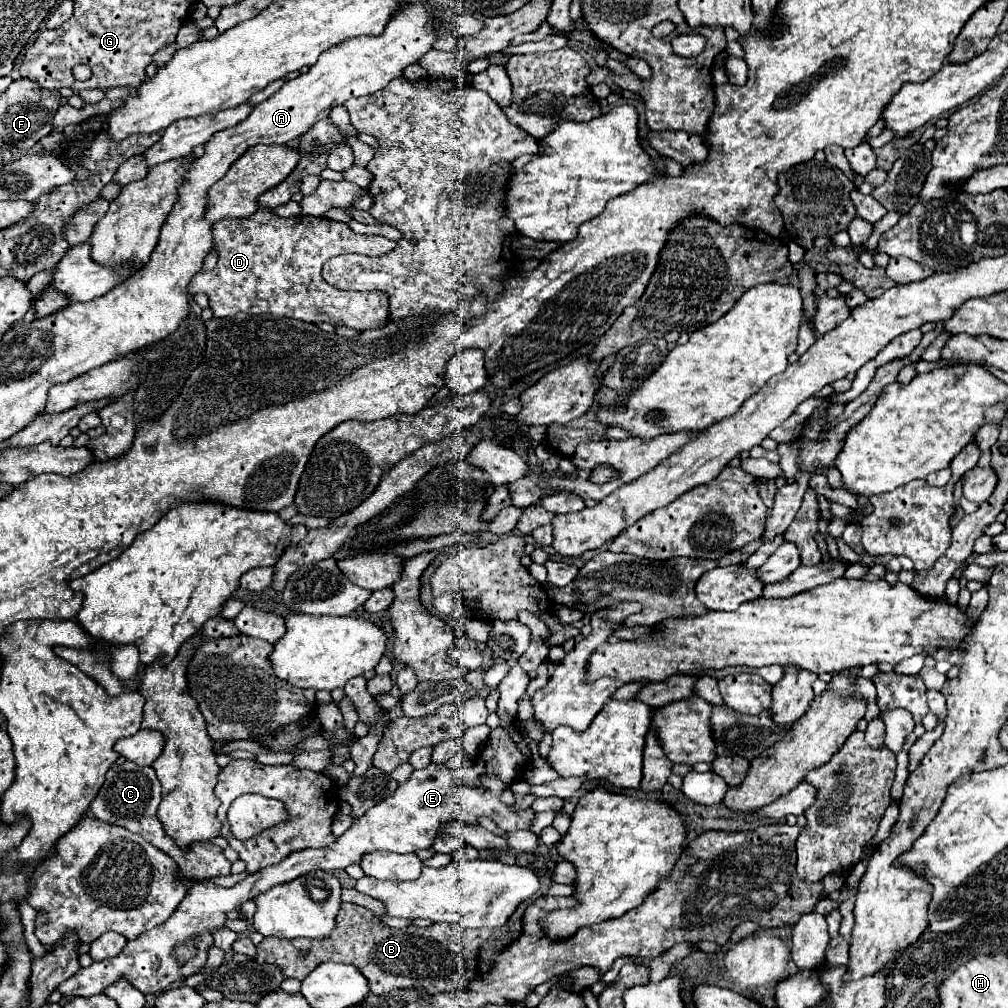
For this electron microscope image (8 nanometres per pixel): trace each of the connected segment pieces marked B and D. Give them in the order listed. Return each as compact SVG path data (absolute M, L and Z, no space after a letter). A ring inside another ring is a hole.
M341 903L337 915L337 927L327 939L275 939L265 937L257 945L255 961L259 963L277 963L283 967L285 977L303 981L319 963L337 961L355 965L367 979L375 995L387 995L393 989L417 989L427 991L427 997L435 997L445 991L461 991L479 975L479 949L469 947L469 941L461 941L459 933L451 925L433 923L431 927L405 927L391 929L383 925L373 911ZM305 949L307 957L299 957L299 951Z
M271 207L259 209L247 221L223 219L213 225L213 247L211 253L217 253L217 265L209 273L197 273L189 283L189 295L205 293L209 297L209 307L215 317L233 317L239 311L247 315L279 315L301 319L307 323L329 323L333 327L351 327L357 331L379 329L389 321L389 295L385 291L343 291L331 287L321 277L321 267L327 259L341 253L363 253L363 255L383 255L395 247L395 241L389 241L381 235L359 235L351 231L347 223L339 223L327 217L279 217Z

